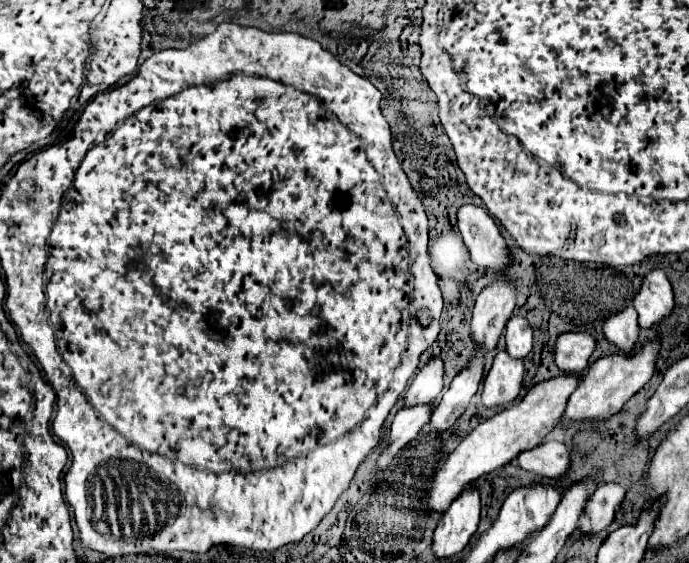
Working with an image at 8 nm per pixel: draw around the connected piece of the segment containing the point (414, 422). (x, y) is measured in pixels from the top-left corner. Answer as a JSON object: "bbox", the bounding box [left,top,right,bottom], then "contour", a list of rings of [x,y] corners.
{"bbox":[377,404,433,470],"contour":[[[415,404],[415,406],[405,406],[401,408],[391,424],[391,432],[389,432],[389,446],[387,450],[381,454],[377,466],[383,470],[393,456],[405,446],[409,444],[431,420],[433,414],[433,404]]]}

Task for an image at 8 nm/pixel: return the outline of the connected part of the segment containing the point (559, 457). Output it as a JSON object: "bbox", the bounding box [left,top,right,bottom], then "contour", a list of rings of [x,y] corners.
{"bbox":[517,440,571,478],"contour":[[[545,440],[531,450],[523,450],[517,456],[517,464],[525,470],[537,472],[547,478],[559,478],[569,470],[571,452],[563,442]]]}

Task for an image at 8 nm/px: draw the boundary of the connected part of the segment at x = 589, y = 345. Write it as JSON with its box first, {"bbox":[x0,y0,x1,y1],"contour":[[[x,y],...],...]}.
{"bbox":[553,332,595,372],"contour":[[[565,332],[557,338],[553,360],[563,372],[583,372],[595,350],[595,338],[587,332]]]}

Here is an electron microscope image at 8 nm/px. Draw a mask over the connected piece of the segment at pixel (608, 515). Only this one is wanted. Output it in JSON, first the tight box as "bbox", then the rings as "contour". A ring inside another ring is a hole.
{"bbox":[583,482,627,534],"contour":[[[609,482],[609,484],[601,484],[589,498],[589,504],[585,506],[589,518],[591,518],[591,530],[583,530],[583,532],[591,532],[597,534],[603,528],[607,528],[617,512],[617,508],[621,506],[621,502],[625,500],[627,488],[621,486],[619,482]]]}

